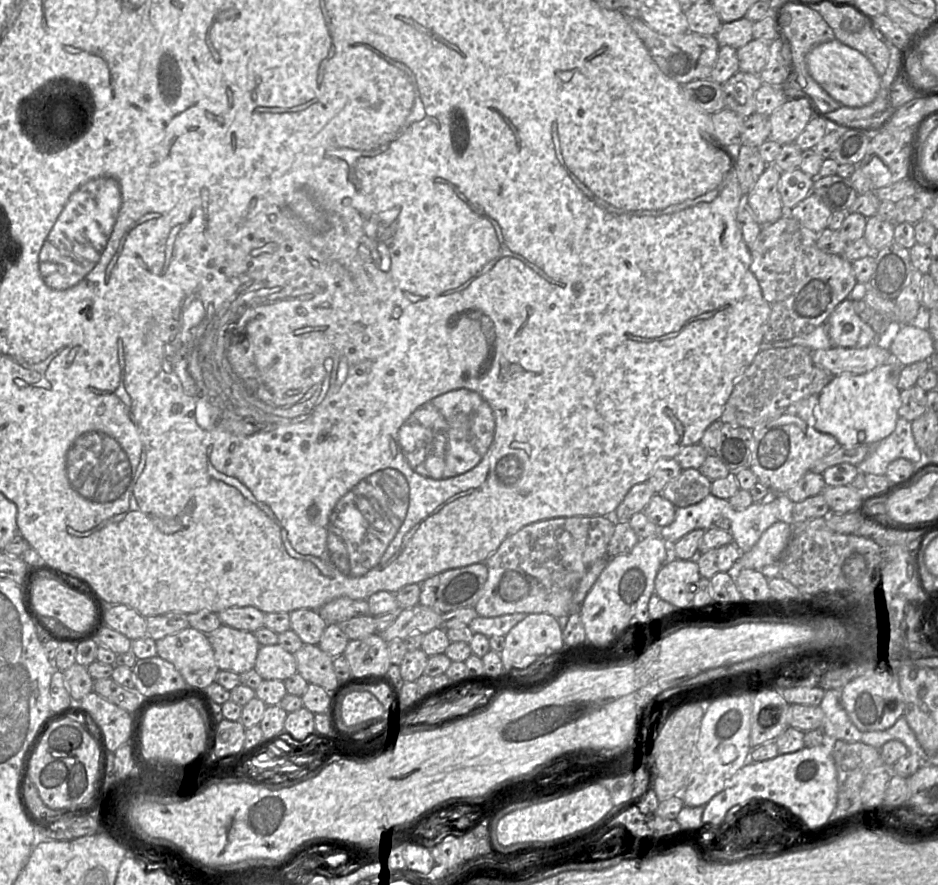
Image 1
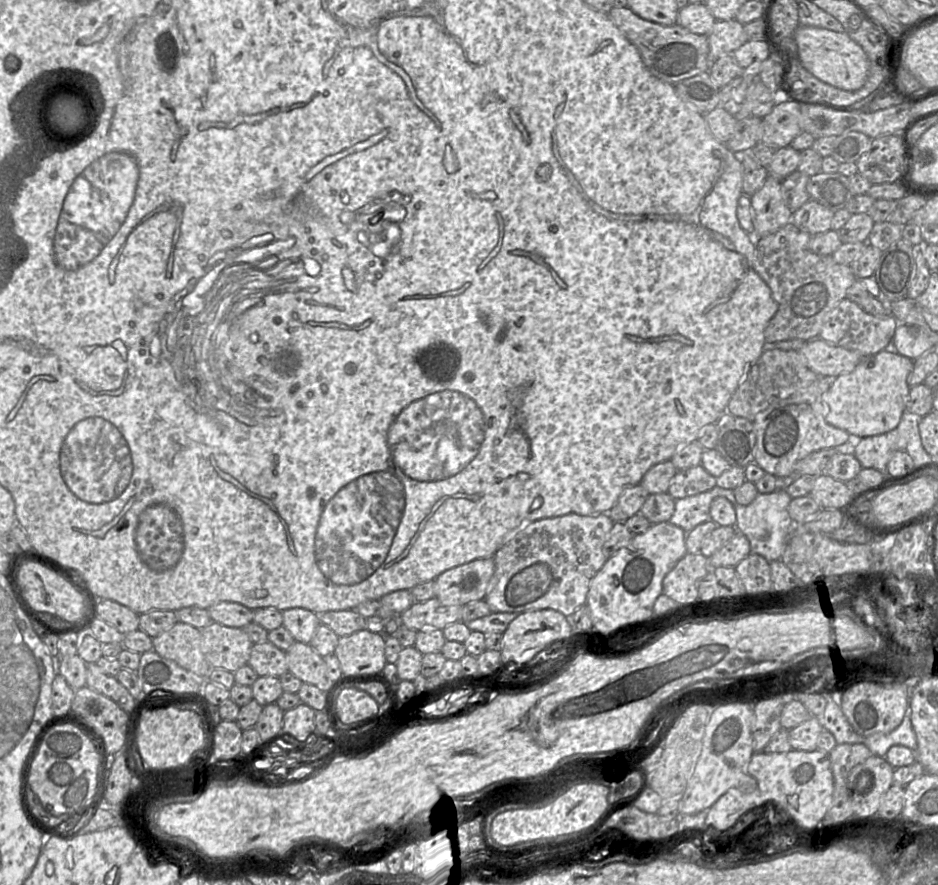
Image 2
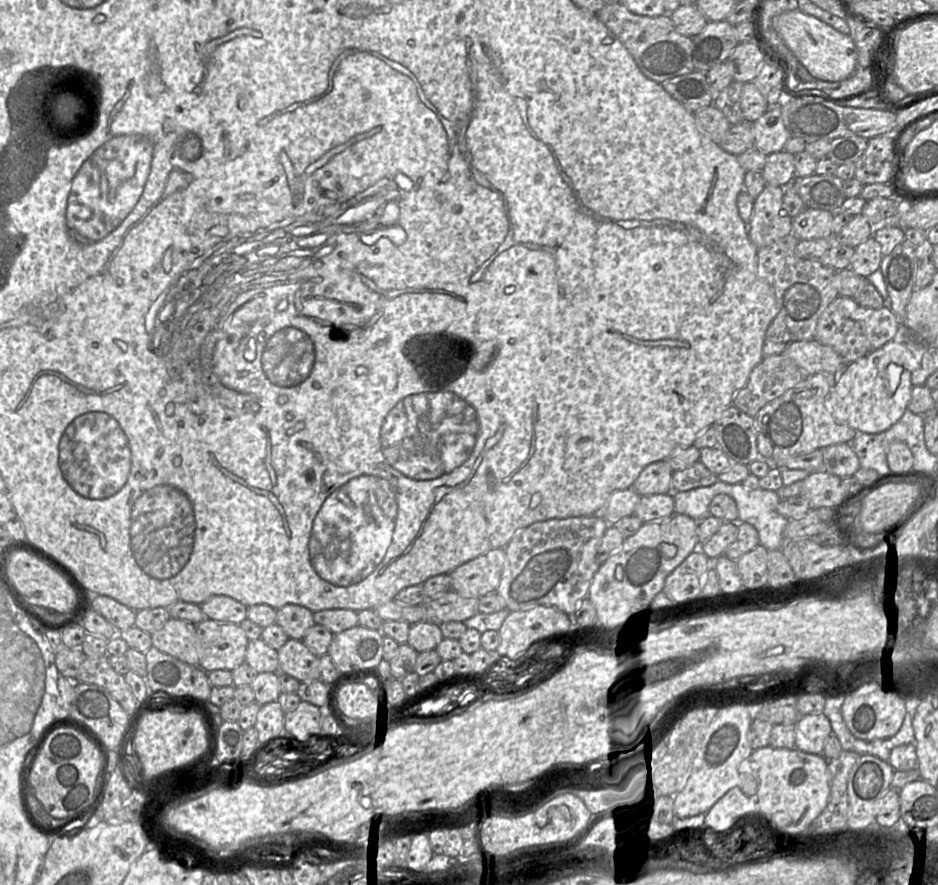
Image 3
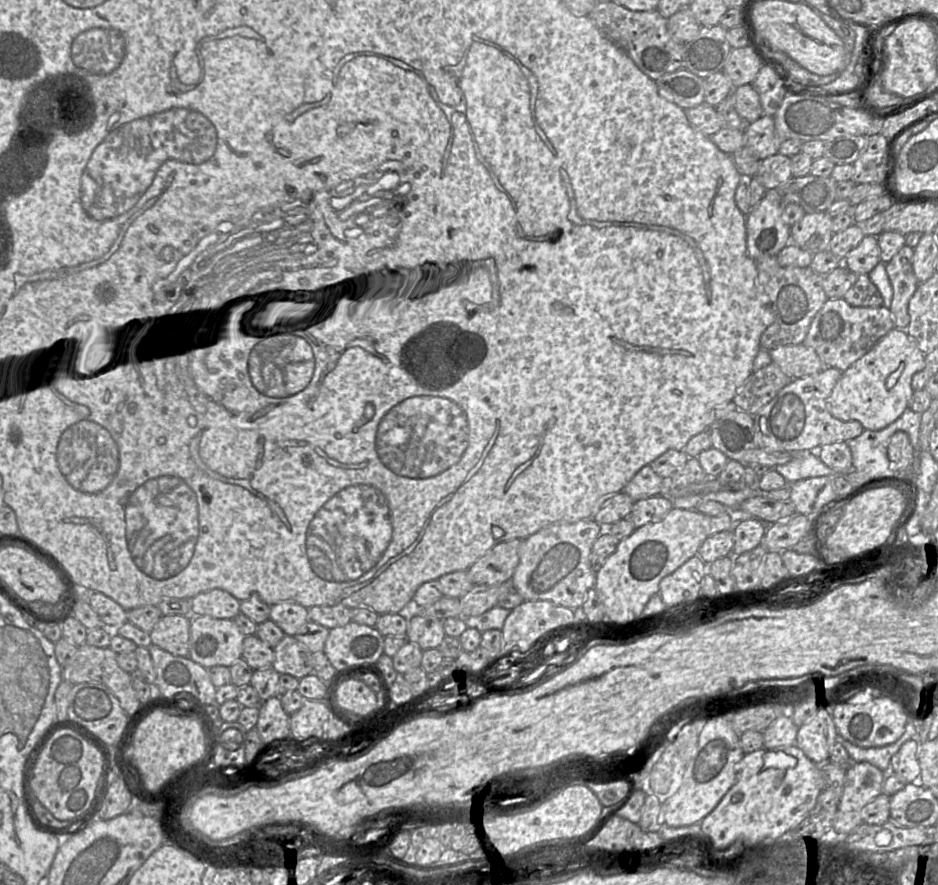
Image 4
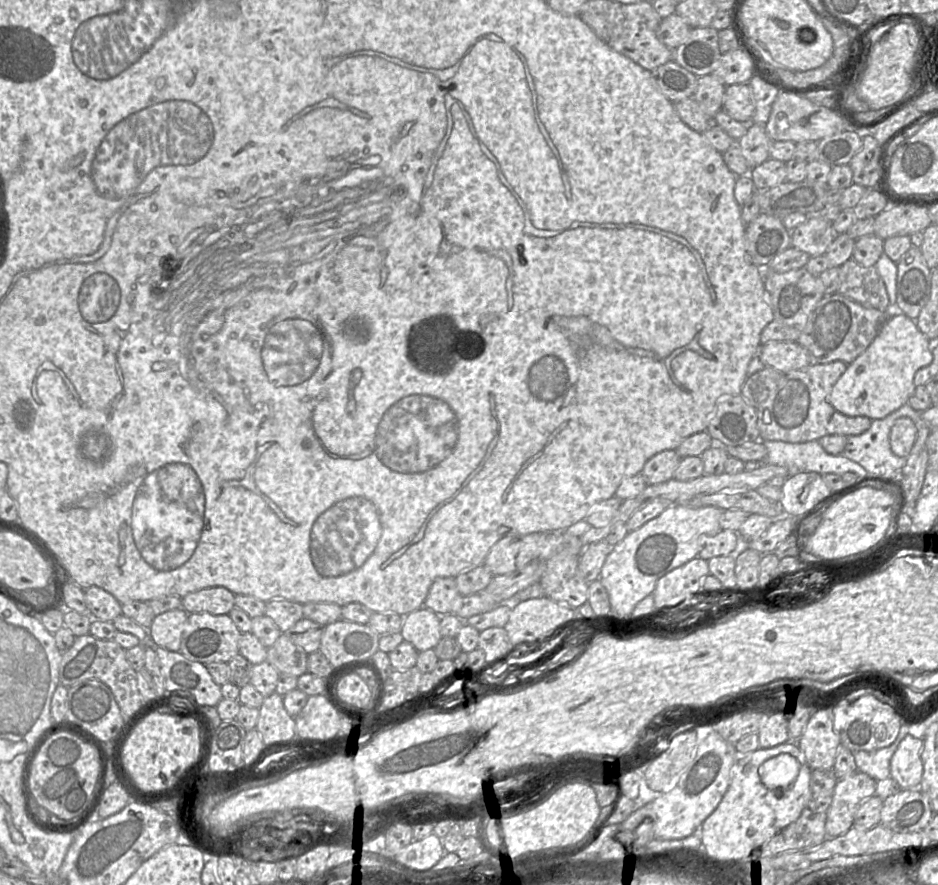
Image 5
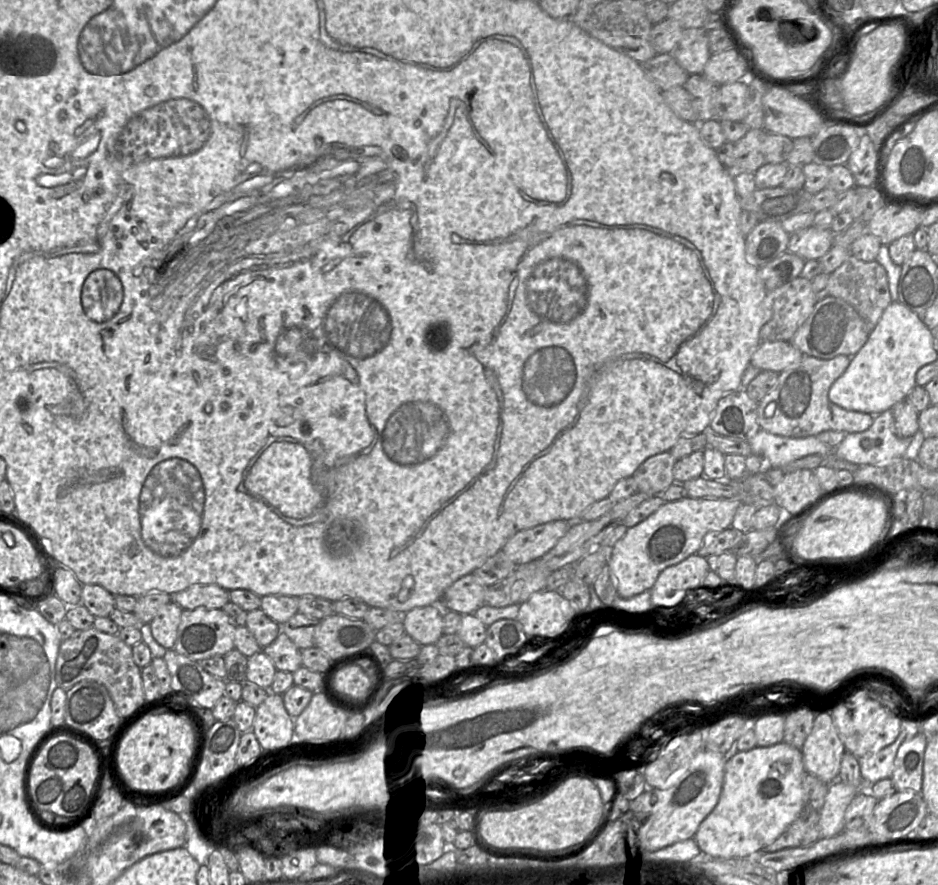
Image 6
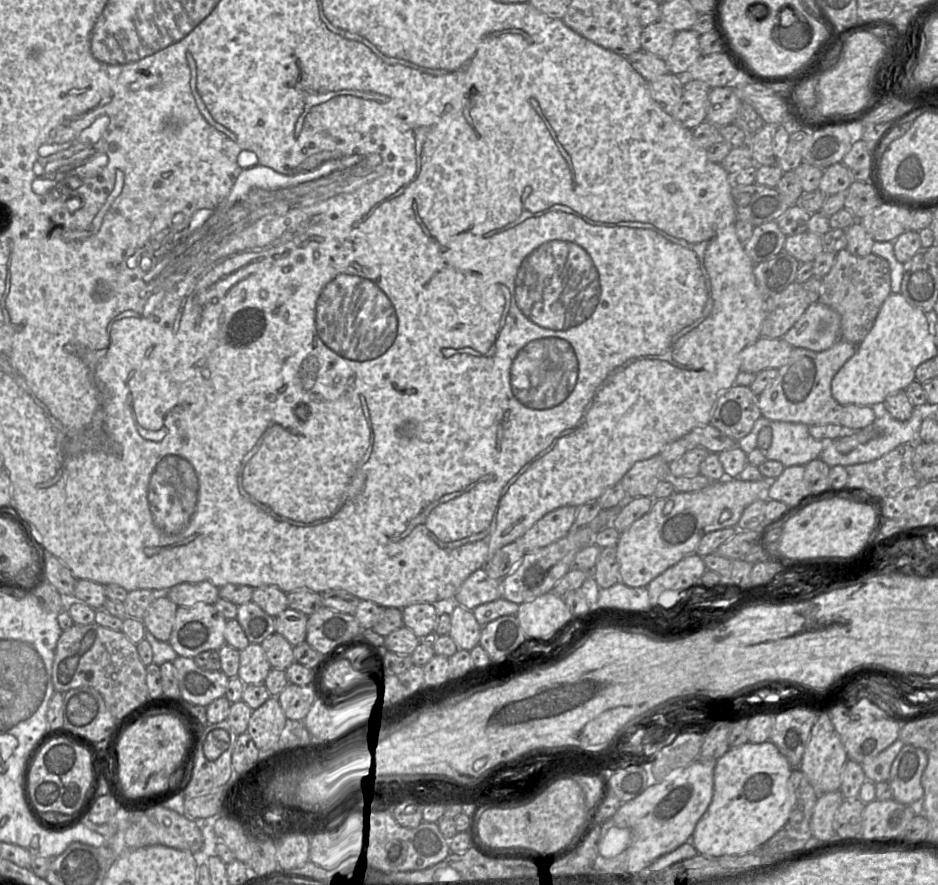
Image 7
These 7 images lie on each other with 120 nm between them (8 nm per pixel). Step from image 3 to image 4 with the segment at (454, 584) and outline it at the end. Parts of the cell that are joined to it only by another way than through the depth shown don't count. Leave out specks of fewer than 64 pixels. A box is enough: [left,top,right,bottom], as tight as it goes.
[467,539,524,585]

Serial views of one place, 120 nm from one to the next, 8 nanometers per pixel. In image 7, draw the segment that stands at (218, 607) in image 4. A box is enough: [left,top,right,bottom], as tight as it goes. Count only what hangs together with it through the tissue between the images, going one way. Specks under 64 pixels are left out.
[164,582,219,606]

